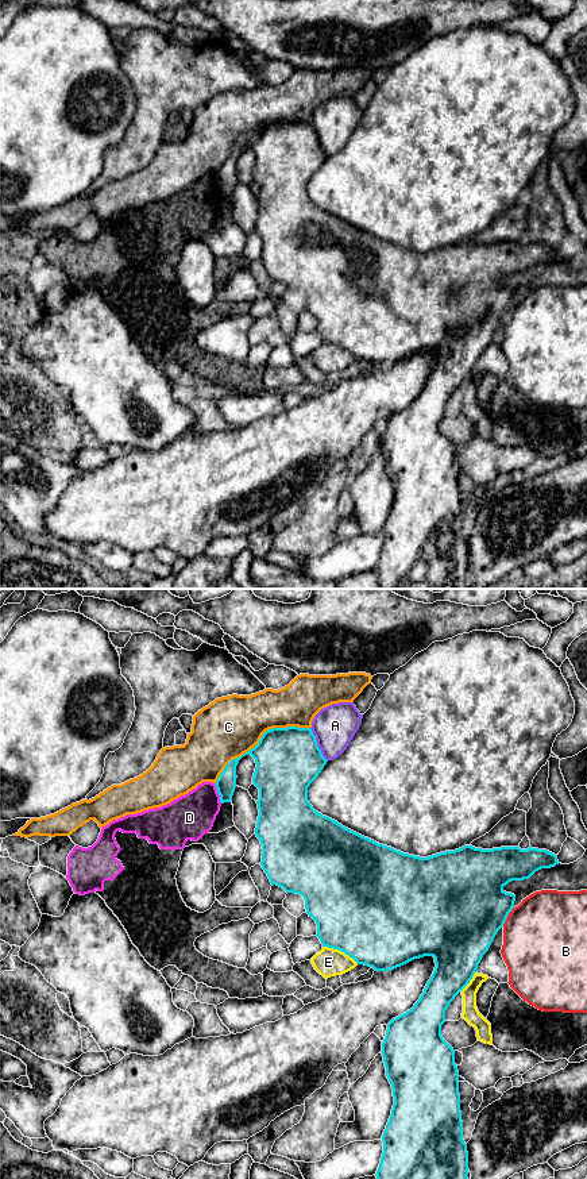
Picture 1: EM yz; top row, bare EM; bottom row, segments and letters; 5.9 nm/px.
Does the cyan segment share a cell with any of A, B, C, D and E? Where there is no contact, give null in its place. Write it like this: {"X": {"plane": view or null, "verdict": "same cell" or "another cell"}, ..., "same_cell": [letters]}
{"A": {"plane": "yz", "verdict": "another cell"}, "B": {"plane": "yz", "verdict": "another cell"}, "C": {"plane": "yz", "verdict": "another cell"}, "D": {"plane": "yz", "verdict": "another cell"}, "E": {"plane": "yz", "verdict": "another cell"}, "same_cell": []}

